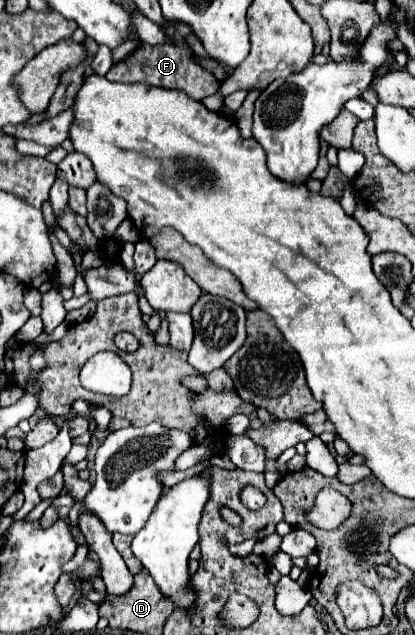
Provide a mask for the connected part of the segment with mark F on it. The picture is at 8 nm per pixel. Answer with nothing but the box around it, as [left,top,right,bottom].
[106,22,220,100]

